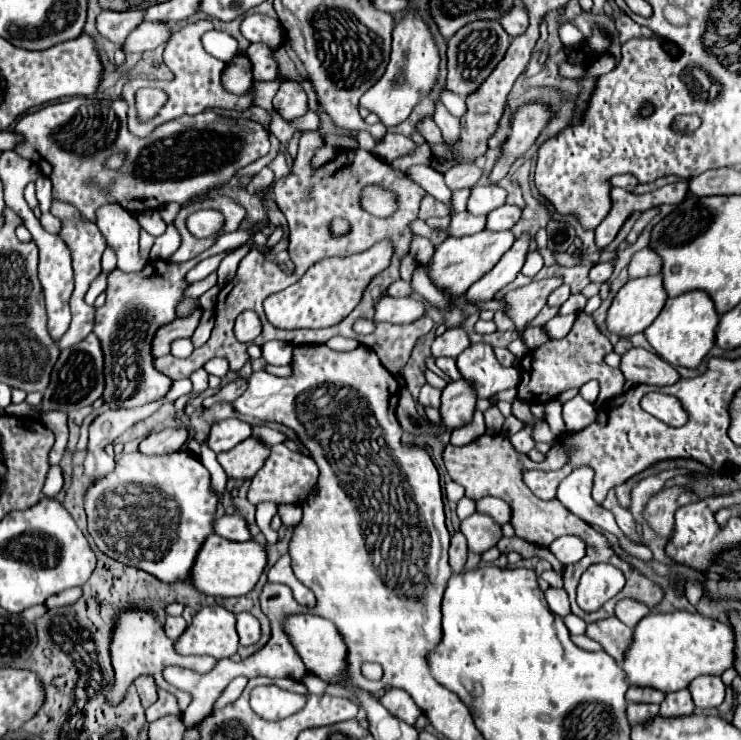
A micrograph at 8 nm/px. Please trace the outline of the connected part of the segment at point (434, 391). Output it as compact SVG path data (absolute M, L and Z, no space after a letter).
M425 384L421 388L421 394L419 394L419 402L422 406L433 406L433 408L441 408L441 390Z

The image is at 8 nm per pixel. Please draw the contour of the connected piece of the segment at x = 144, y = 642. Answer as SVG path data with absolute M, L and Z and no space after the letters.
M131 610L131 612L125 612L125 614L119 616L117 626L115 626L115 632L113 632L111 658L113 658L113 668L115 668L115 688L113 688L113 690L109 692L109 696L107 696L111 704L117 704L117 702L123 698L127 686L129 686L137 676L141 676L141 674L151 674L151 676L155 678L155 682L157 682L159 688L171 692L171 694L177 698L181 710L185 710L185 708L189 706L191 696L185 696L185 692L181 692L181 690L177 690L175 686L167 684L167 682L163 680L161 670L163 670L165 666L169 666L169 664L175 664L175 666L191 668L191 670L195 670L195 672L199 672L199 674L205 674L205 672L213 670L215 664L217 664L217 660L215 660L213 656L179 656L179 654L173 650L173 640L169 640L169 638L165 636L159 620L157 620L151 612L137 612L137 610Z

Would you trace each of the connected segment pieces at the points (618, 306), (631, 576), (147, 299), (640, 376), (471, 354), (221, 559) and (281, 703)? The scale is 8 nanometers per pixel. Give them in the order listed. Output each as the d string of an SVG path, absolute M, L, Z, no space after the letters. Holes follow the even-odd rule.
M661 274L629 280L613 298L607 312L609 332L629 338L643 332L665 306L667 294L663 290Z
M483 434L479 436L477 440L457 448L457 446L447 446L445 452L443 452L443 458L445 458L445 468L447 468L447 474L451 476L453 482L461 484L465 488L465 496L475 500L477 498L483 498L483 496L495 496L495 498L501 498L505 500L509 506L511 506L511 526L515 530L515 534L523 540L537 544L540 546L548 547L558 536L567 536L567 534L573 534L573 536L579 536L585 546L587 546L587 552L583 556L583 560L579 560L577 564L567 564L563 568L563 582L565 582L565 590L571 598L571 612L577 614L577 616L585 616L583 620L587 624L595 622L595 620L601 620L601 618L607 618L613 614L613 608L615 604L621 600L621 598L631 598L635 602L641 602L645 604L649 610L653 610L661 598L663 598L663 590L653 584L651 580L647 580L645 576L641 576L637 570L633 570L627 562L623 562L615 552L613 548L609 546L607 538L599 532L595 532L587 522L583 522L581 518L577 518L573 512L569 512L557 498L553 500L541 500L537 498L523 482L523 472L525 470L545 469L546 467L558 467L561 468L568 460L568 447L563 446L561 442L555 442L551 446L551 450L545 455L545 460L540 463L529 460L529 456L523 456L519 452L515 452L515 448L511 446L509 438L505 438L503 434L499 436L489 436L489 434ZM595 562L607 562L607 564L613 564L617 566L623 574L625 574L625 588L621 590L621 596L609 600L603 608L599 608L597 612L583 612L577 604L575 604L575 588L577 588L577 580L581 576L581 572L587 570L589 564L595 564Z
M237 230L237 232L221 236L209 250L199 254L199 258L193 258L181 264L155 260L155 262L149 262L137 274L121 272L119 268L109 272L107 302L105 306L95 310L93 334L101 340L101 348L105 356L105 364L103 364L105 390L101 398L111 410L145 406L149 402L161 400L169 392L173 380L165 378L165 374L161 374L153 366L153 352L149 350L149 342L153 342L153 334L157 334L157 330L165 326L165 322L173 322L177 318L177 306L179 302L185 300L183 292L189 286L189 282L185 280L185 274L195 264L199 264L201 260L209 256L243 246L245 238L249 238L249 232Z
M631 348L621 358L621 372L633 384L671 386L679 380L679 372L671 364L645 348Z
M477 342L477 344L471 344L469 350L465 350L459 358L457 358L457 368L461 372L461 376L469 382L475 384L475 390L477 390L477 396L479 398L489 398L501 390L507 390L507 388L515 388L519 384L519 370L517 368L505 368L497 362L495 354L493 354L493 346L487 344L487 342Z
M209 534L201 550L197 552L193 570L189 572L189 582L197 592L207 594L207 596L221 596L221 598L243 596L253 590L265 566L267 566L267 554L265 554L265 548L259 546L257 542L253 540L229 542L217 534Z
M259 686L251 694L251 708L265 720L281 720L305 706L305 694L279 690L277 686Z

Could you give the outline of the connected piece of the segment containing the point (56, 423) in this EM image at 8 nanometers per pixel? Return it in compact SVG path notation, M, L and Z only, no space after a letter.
M47 412L47 414L43 414L41 422L55 434L55 446L51 450L51 464L59 464L59 460L63 458L65 446L67 446L67 414L65 412Z

